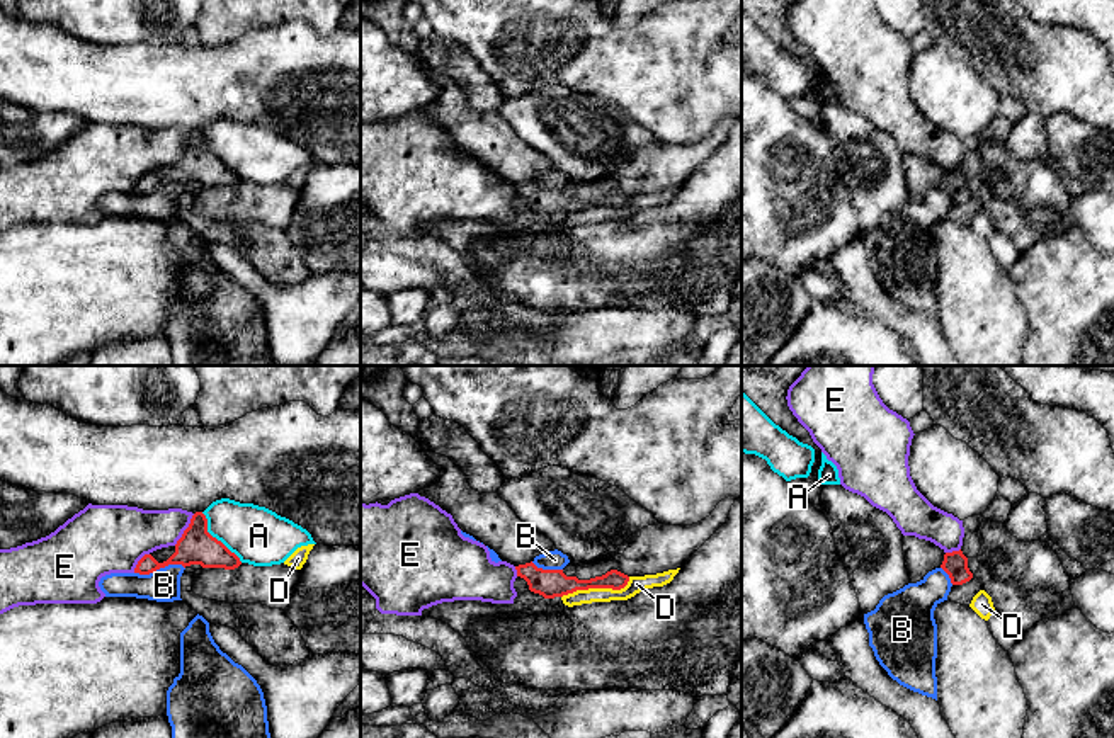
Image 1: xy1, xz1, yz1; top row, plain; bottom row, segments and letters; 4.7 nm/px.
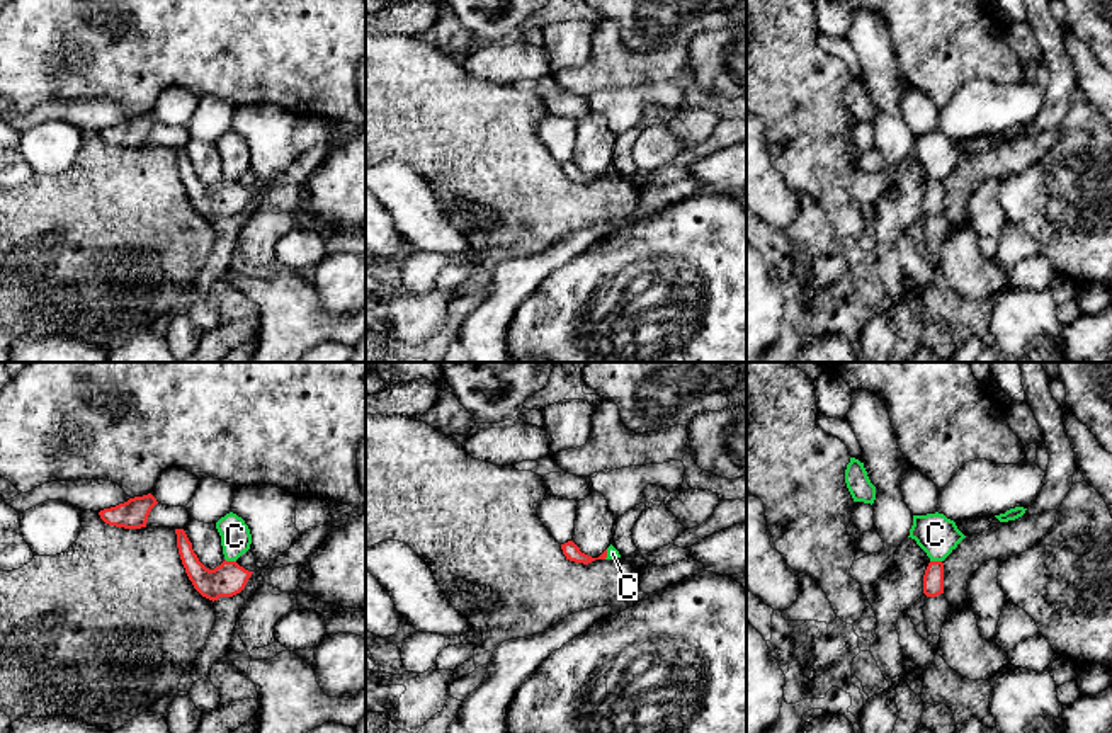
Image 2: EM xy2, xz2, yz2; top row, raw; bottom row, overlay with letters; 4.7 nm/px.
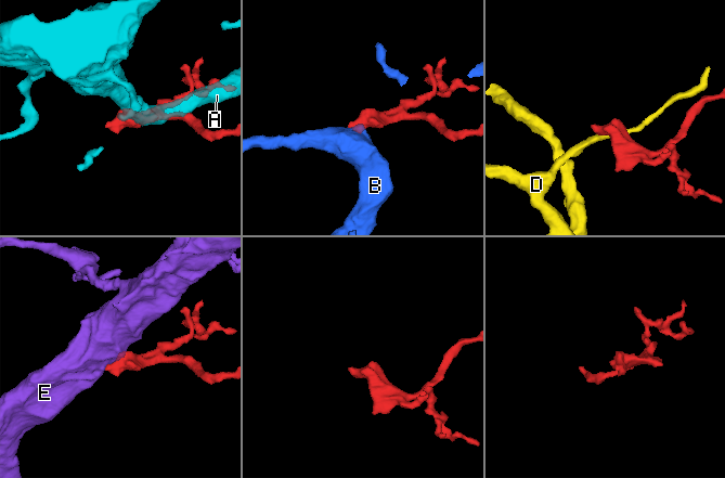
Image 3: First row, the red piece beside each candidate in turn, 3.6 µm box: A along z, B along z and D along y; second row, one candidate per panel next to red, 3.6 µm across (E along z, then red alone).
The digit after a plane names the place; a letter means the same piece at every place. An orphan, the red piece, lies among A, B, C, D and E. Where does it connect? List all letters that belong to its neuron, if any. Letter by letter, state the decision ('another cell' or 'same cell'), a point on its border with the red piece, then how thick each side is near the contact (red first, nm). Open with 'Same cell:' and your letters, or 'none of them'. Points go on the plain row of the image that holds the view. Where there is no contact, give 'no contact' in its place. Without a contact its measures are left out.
Same cell: none of them
A: another cell; meets red in xy1 at (215, 157); 170 nm thick on the red side, 280 nm on the other
B: another cell; meets red in xy1 at (159, 187); 170 nm thick on the red side, 160 nm on the other
C: another cell; meets red in xy2 at (230, 181); 160 nm thick on the red side, 140 nm on the other
D: another cell; meets red in xz1 at (597, 206); 140 nm thick on the red side, 80 nm on the other
E: another cell; meets red in xy1 at (186, 148); 170 nm thick on the red side, 240 nm on the other

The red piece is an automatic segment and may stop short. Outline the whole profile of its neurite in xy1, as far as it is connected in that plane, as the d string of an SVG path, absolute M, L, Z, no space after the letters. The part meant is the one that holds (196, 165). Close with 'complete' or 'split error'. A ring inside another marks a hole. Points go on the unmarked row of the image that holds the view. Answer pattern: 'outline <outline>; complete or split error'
outline M196 131L177 163L145 173L138 180L134 192L150 194L168 184L182 184L184 187L201 184L202 187L235 189L242 180L221 160L207 151L206 134Z; split error

